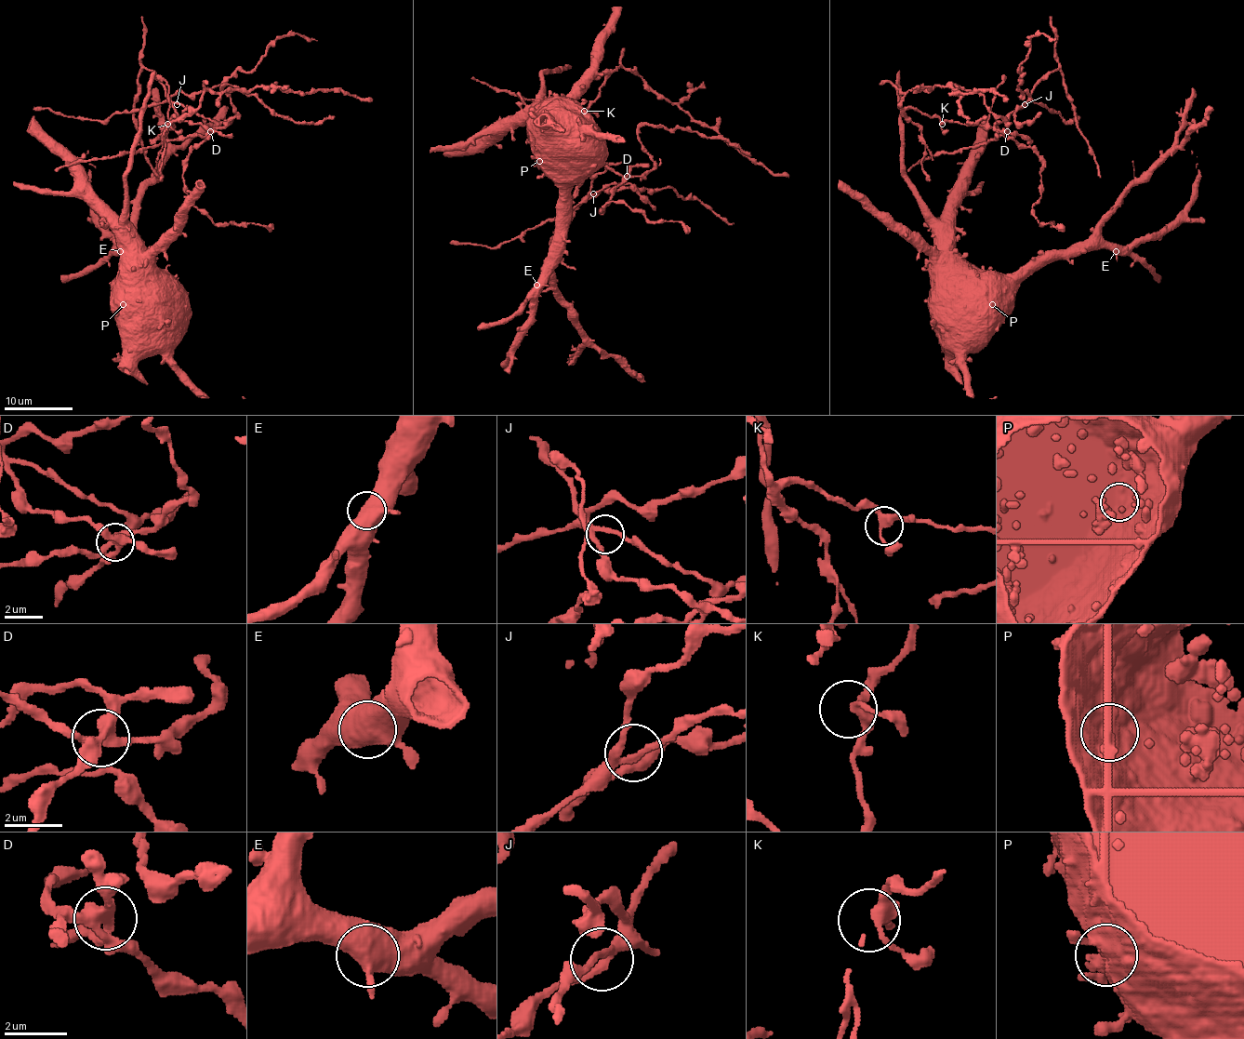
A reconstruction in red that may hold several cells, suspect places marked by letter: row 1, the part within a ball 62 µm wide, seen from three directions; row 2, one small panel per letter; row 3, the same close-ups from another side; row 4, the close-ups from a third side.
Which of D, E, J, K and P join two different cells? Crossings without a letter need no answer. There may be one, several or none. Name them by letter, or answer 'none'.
D

